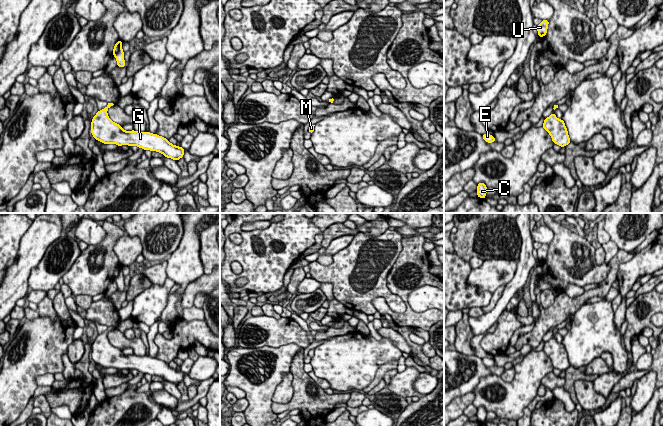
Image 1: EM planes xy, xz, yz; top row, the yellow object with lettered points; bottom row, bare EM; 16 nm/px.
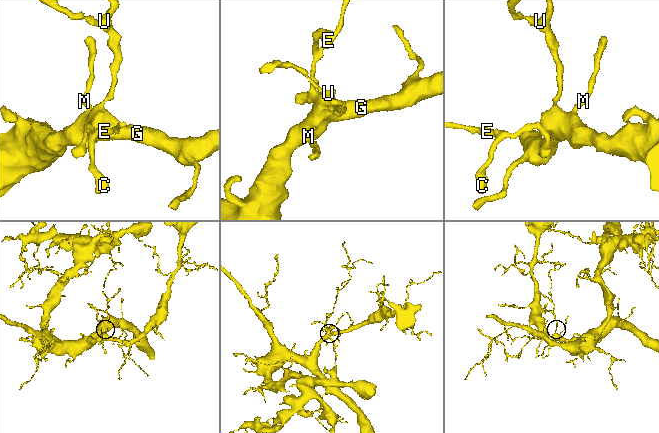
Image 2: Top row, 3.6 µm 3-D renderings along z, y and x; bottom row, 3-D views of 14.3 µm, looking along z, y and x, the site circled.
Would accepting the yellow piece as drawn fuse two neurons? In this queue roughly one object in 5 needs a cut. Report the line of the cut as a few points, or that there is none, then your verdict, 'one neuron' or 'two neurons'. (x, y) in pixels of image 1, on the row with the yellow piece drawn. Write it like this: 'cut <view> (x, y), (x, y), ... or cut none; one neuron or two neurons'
cut none; one neuron

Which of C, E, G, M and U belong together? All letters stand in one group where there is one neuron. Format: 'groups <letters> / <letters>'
groups C E G M U

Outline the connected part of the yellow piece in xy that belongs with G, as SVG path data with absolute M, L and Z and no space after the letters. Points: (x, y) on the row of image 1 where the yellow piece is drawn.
M108 103L92 119L91 133L96 140L104 144L112 143L118 146L128 145L131 147L136 145L144 150L160 152L175 161L183 158L185 149L171 144L163 136L146 131L125 131L119 124L113 122L107 114L107 110L113 105L113 103Z

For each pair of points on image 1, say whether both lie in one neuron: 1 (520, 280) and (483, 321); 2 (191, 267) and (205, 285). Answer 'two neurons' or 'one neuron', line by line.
1: one neuron
2: two neurons

